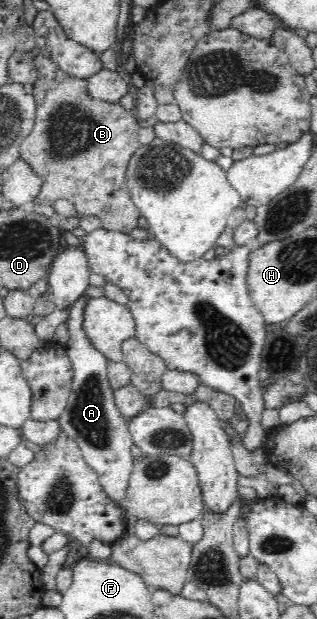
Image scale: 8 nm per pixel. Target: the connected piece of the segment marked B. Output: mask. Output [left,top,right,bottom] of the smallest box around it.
[19,53,141,231]

